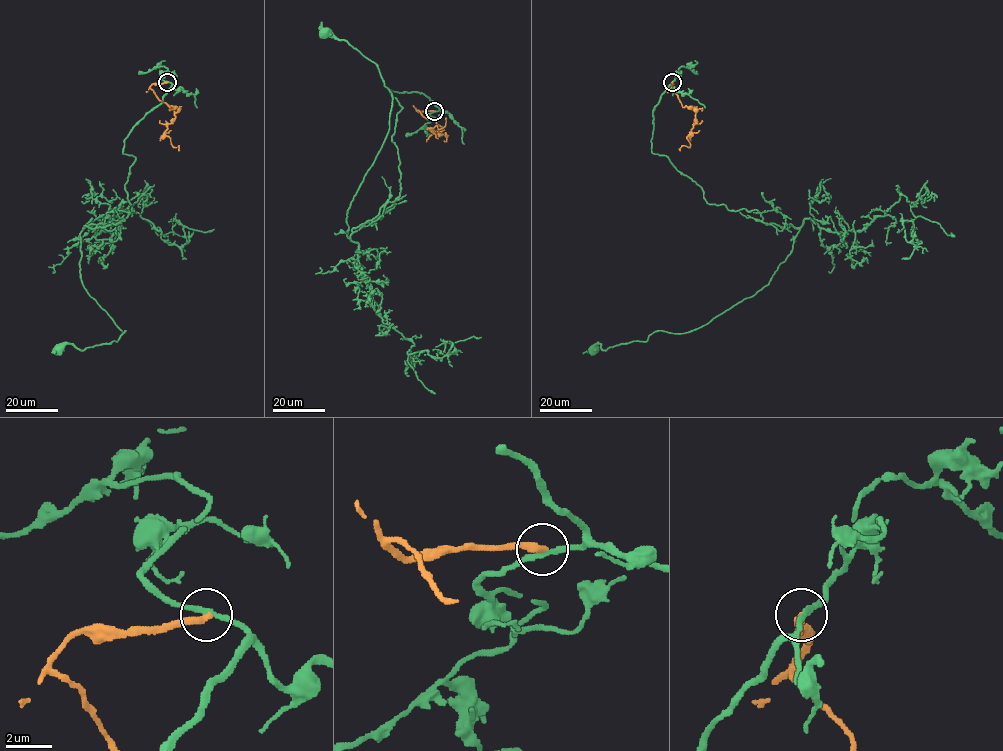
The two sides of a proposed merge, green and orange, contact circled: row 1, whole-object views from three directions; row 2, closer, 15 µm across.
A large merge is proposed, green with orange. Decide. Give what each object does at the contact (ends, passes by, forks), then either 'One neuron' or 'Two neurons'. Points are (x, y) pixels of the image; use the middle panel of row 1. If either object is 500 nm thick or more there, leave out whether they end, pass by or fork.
At the ring green passes by. At the ring orange ends. Two neurons

